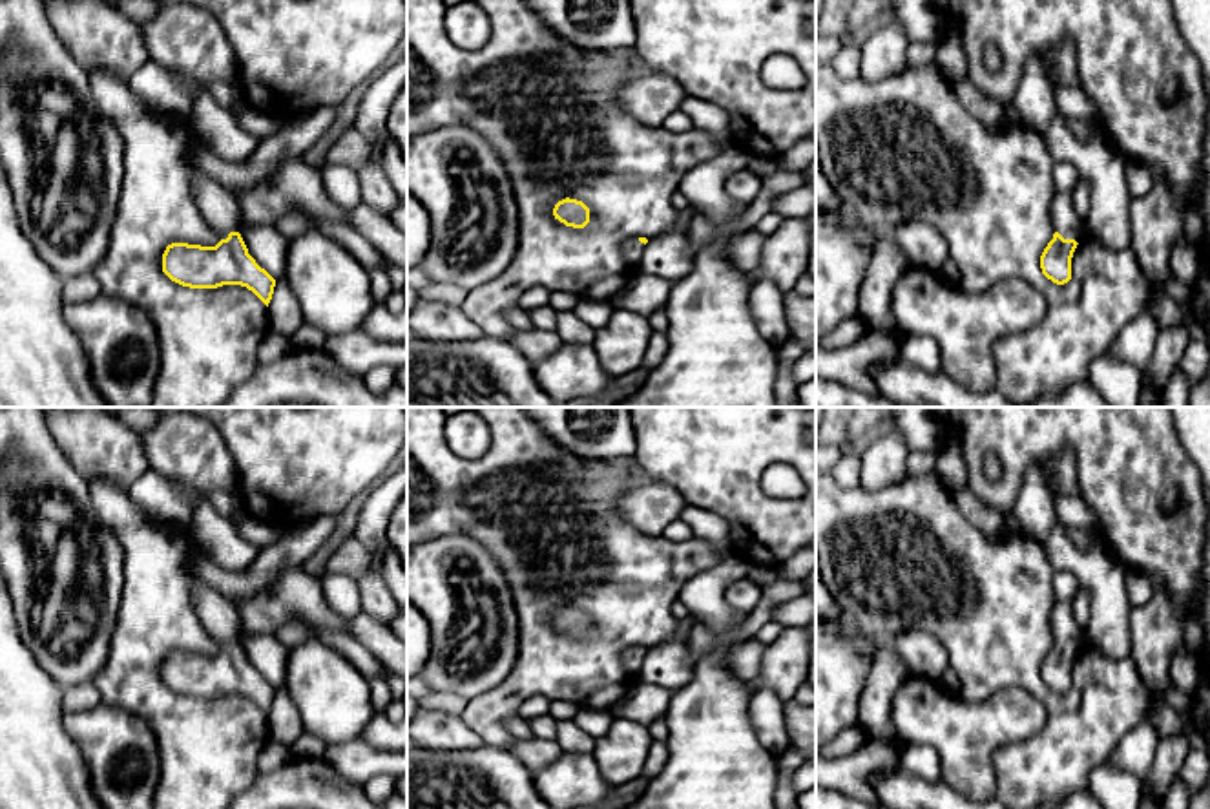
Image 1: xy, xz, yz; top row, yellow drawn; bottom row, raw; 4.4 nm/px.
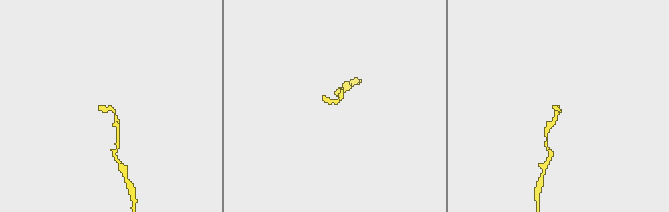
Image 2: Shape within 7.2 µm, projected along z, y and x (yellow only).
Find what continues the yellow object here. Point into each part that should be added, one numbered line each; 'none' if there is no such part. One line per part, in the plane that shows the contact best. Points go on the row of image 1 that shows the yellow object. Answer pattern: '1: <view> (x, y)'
1: yz (1064, 220)

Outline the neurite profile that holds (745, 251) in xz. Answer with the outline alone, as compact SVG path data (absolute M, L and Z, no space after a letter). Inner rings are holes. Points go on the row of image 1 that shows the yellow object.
M746 230L730 236L726 256L737 268L745 272L756 270L761 265L763 256L759 232Z

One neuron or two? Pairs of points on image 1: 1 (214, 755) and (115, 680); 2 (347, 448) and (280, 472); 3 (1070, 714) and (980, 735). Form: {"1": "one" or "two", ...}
{"1": "one", "2": "one", "3": "two"}

